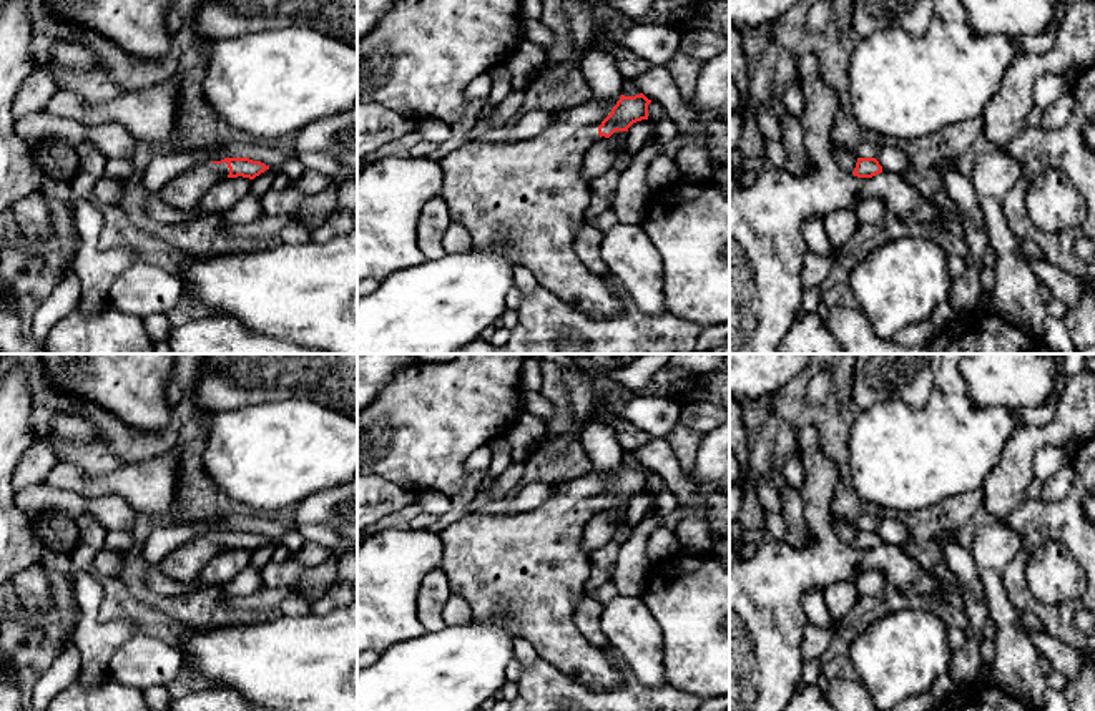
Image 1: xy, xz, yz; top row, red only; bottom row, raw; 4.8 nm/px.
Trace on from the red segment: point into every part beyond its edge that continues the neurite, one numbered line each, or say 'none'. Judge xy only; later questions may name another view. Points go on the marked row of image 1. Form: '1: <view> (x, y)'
1: xy (185, 190)

